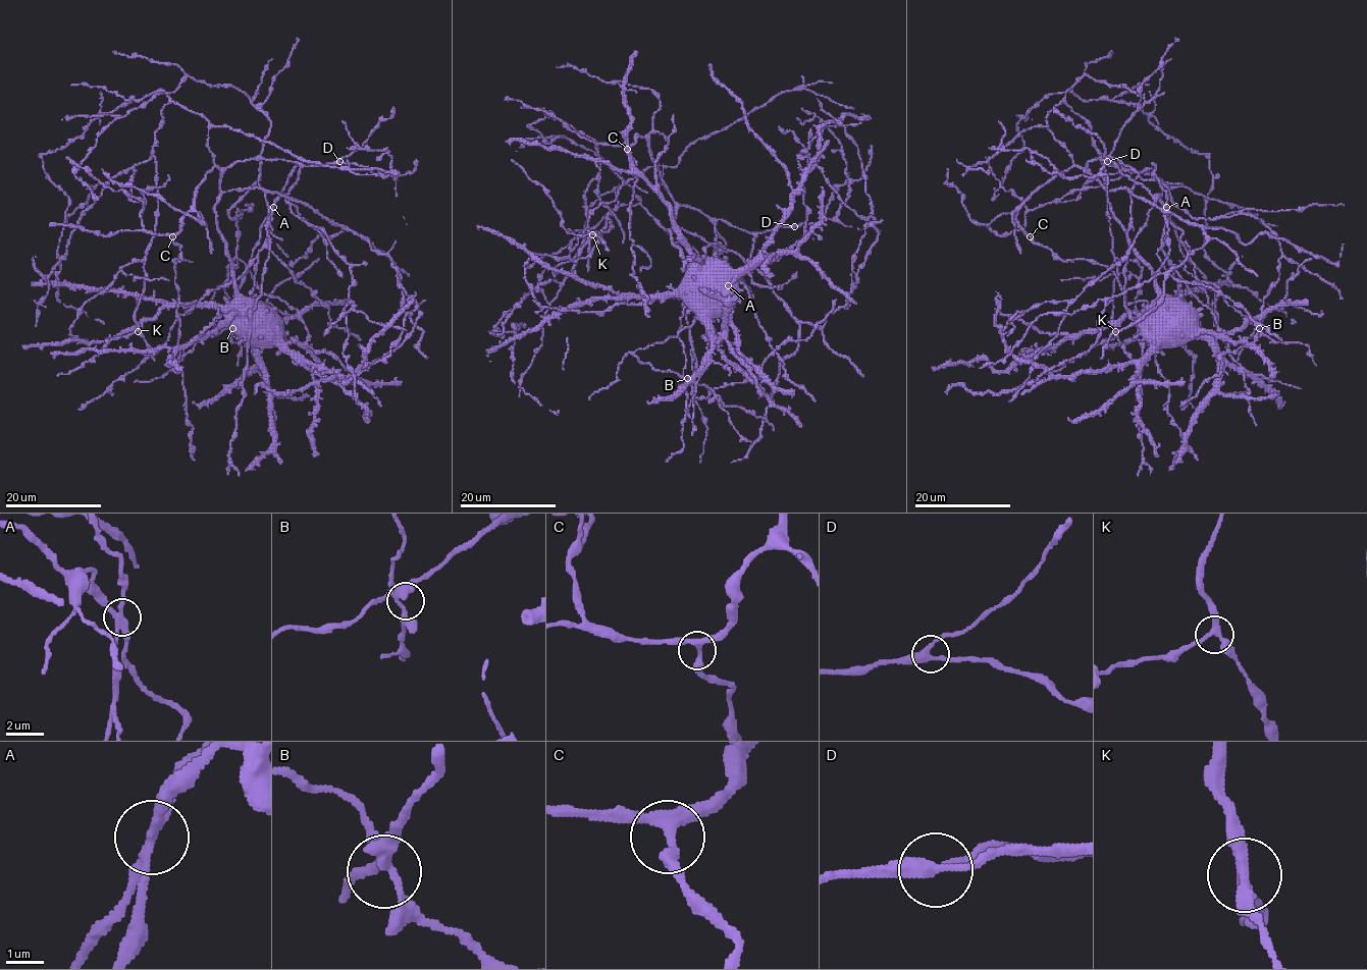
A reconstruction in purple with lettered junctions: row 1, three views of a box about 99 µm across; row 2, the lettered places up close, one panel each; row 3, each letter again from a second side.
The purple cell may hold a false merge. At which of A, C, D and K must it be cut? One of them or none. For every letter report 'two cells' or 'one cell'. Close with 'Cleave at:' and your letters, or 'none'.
A: two cells
C: one cell
D: one cell
K: one cell
Cleave at: A

